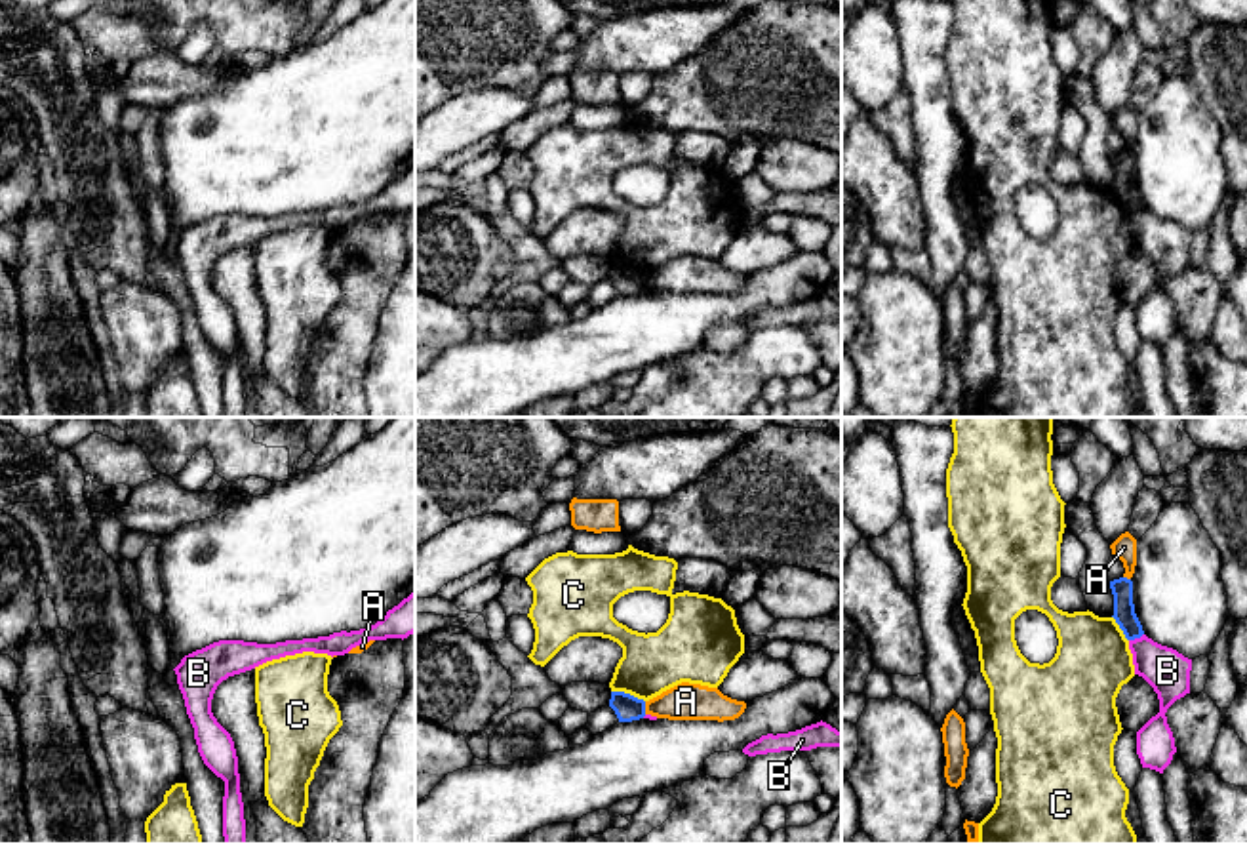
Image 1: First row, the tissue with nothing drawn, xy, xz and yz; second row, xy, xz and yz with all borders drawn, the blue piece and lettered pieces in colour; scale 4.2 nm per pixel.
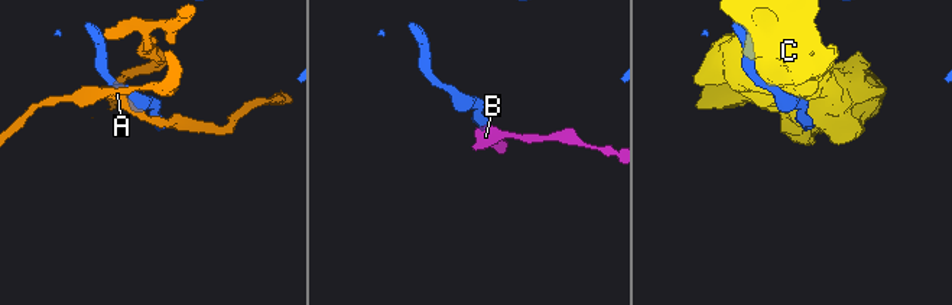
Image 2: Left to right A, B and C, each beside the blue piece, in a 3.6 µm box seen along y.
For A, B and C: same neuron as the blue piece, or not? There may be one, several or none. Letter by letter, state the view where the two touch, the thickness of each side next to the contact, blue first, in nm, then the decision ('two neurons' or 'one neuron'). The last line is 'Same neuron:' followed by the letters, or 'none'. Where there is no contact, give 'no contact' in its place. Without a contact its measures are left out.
A: xz | 120/160 nm | two neurons
B: yz | 100/190 nm | two neurons
C: xz | 120/260 nm | two neurons
Same neuron: none

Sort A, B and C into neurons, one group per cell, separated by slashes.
A / B / C

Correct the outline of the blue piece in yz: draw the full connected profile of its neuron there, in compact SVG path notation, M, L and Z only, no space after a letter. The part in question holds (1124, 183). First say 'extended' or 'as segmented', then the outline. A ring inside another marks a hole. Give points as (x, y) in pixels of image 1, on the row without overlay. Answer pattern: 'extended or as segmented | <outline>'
as segmented | M1119 151L1110 154L1110 162L1114 168L1114 192L1123 204L1127 213L1140 211L1144 208L1142 198L1135 187L1133 177L1133 154L1127 151Z

